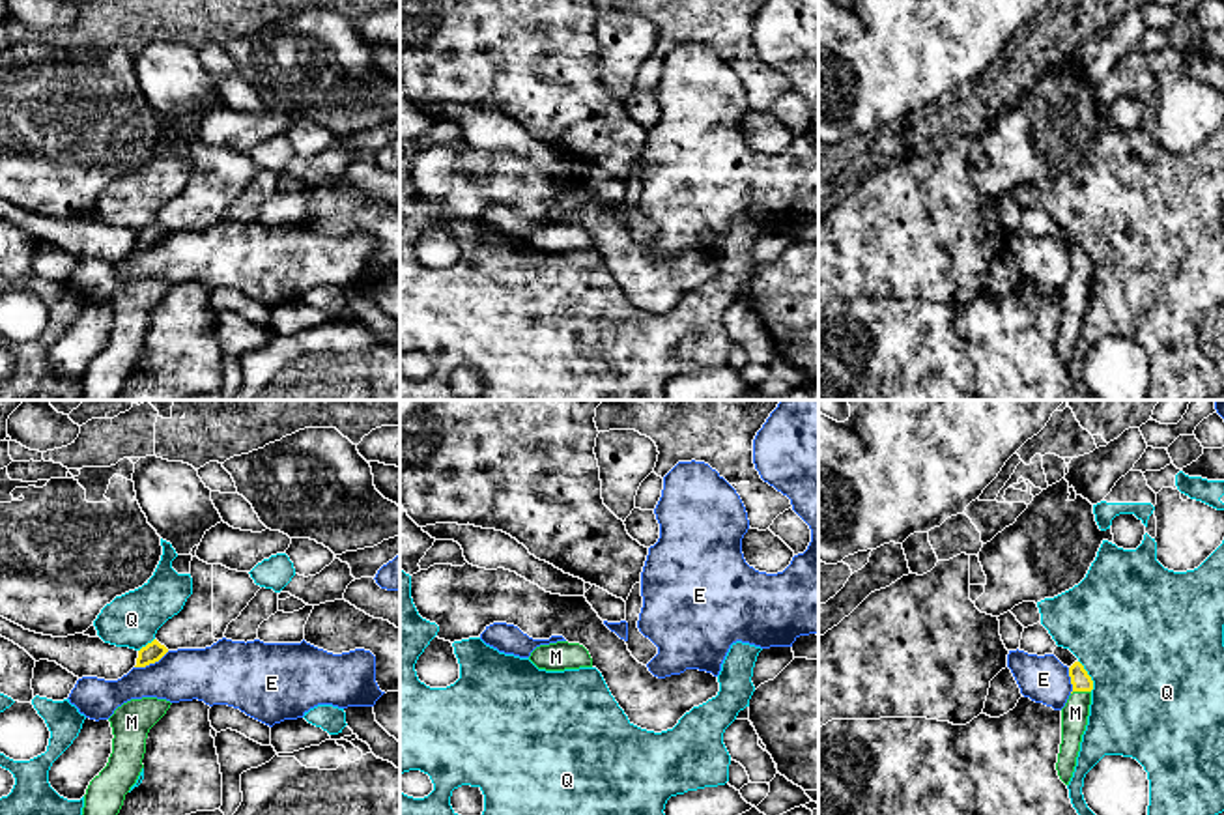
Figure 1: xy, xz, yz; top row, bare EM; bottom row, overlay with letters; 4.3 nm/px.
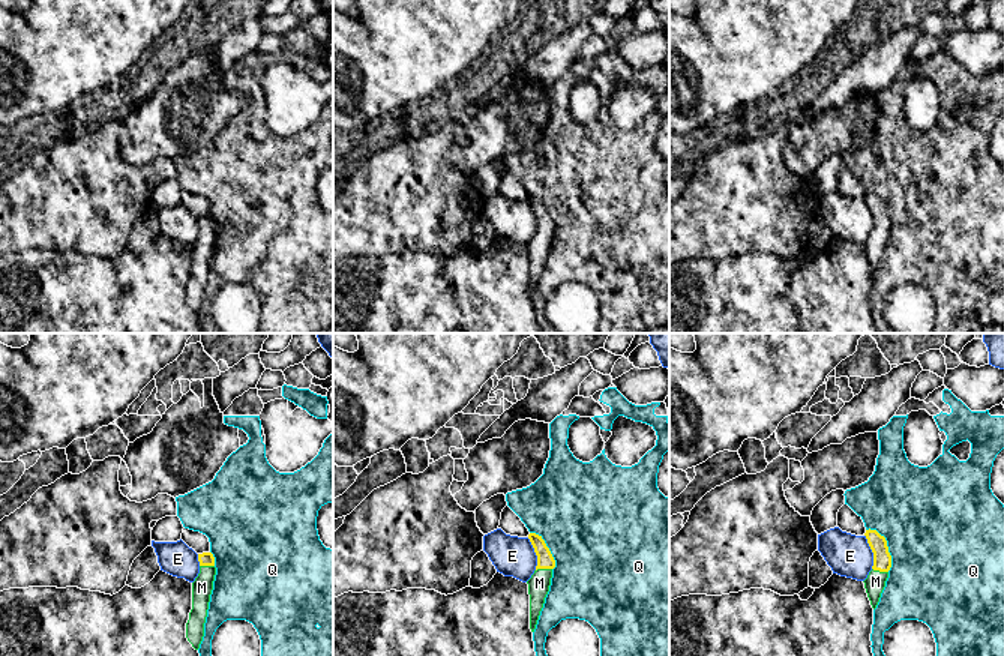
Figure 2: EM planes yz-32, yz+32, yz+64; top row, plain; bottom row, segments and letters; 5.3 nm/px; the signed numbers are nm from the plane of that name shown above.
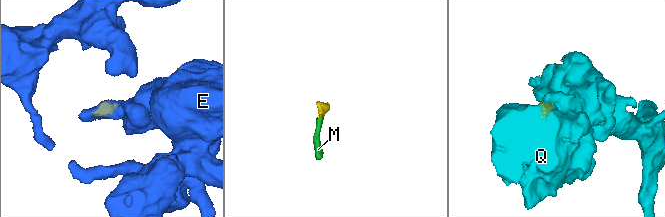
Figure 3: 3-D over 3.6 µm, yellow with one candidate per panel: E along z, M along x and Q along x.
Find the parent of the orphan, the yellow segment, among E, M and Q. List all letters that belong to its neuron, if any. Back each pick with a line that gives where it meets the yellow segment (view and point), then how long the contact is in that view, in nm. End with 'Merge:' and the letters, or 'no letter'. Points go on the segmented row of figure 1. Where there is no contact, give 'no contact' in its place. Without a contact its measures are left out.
M: yz (1081, 690) | 90 nm
Merge: M

